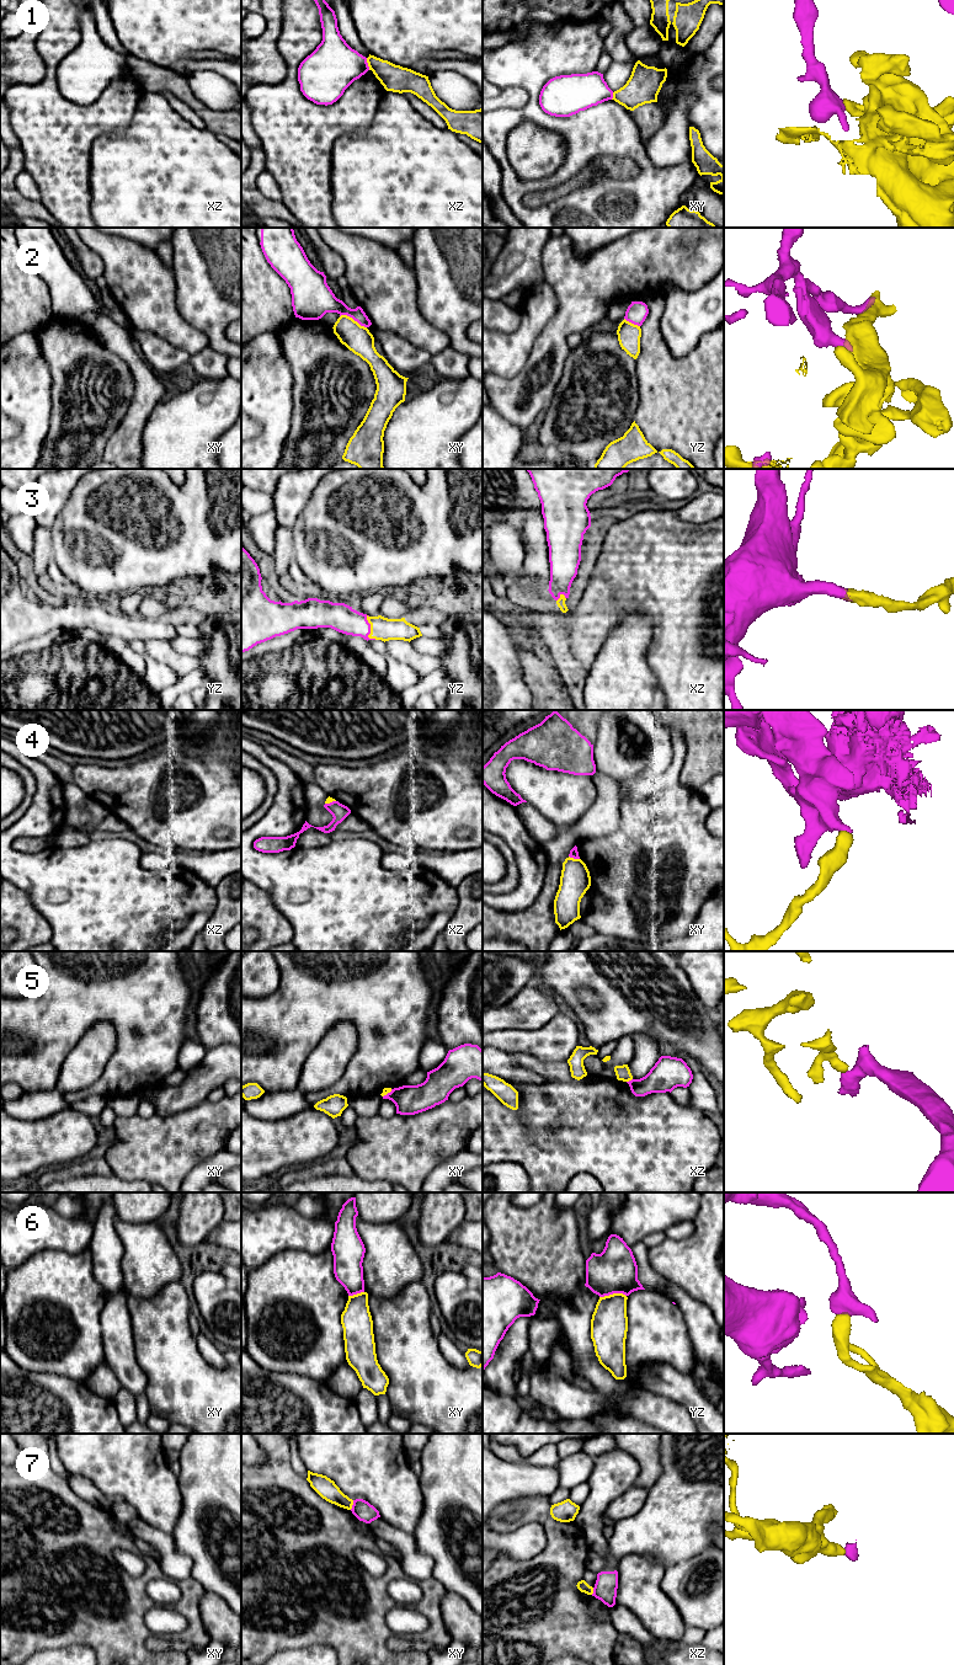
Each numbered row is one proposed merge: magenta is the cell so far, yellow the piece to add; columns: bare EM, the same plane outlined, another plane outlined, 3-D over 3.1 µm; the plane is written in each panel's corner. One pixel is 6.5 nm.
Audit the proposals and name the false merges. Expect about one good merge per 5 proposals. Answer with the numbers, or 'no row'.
1, 2, 4, 5, 6, 7

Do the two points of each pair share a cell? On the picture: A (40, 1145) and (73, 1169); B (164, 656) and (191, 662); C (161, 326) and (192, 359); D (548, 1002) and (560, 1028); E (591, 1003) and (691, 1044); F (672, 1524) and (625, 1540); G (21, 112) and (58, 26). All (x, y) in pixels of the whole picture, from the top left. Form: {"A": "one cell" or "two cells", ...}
{"A": "two cells", "B": "one cell", "C": "two cells", "D": "two cells", "E": "two cells", "F": "one cell", "G": "one cell"}

